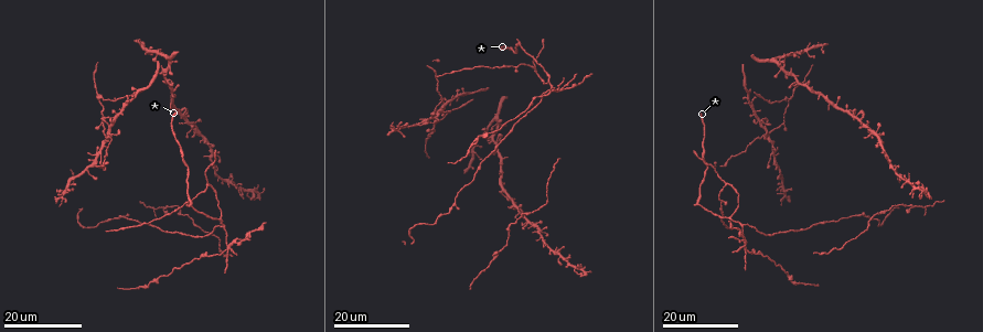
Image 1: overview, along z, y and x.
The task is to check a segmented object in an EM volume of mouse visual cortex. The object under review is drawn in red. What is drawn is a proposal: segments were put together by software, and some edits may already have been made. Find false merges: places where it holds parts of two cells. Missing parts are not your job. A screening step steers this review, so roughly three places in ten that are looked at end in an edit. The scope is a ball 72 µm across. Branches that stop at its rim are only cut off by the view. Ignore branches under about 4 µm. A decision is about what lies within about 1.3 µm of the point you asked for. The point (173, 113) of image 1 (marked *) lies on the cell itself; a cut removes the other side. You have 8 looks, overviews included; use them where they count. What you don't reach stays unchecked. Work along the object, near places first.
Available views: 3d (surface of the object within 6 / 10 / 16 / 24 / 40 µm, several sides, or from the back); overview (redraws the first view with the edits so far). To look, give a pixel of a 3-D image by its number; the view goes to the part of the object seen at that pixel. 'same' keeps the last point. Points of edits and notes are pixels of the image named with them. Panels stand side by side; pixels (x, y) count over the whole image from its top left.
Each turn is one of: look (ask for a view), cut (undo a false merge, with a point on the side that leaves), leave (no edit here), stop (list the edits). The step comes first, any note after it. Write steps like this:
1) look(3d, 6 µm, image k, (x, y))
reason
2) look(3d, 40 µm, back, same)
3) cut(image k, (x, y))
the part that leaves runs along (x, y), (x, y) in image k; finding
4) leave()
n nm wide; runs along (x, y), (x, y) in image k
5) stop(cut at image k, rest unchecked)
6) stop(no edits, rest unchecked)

look(3d, 24 µm, image 1, (206, 184))
three-way junction

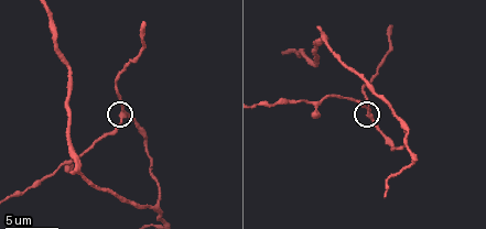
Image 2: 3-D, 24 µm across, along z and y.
look(3d, 6 µm, image 2, (120, 114))
closer look

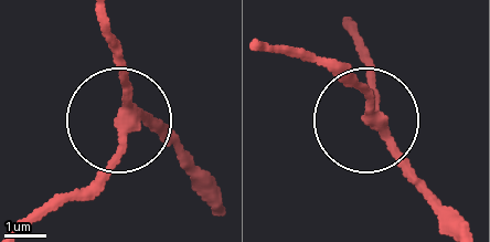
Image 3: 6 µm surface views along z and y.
look(3d, 6 µm, back, image 3, (370, 119))

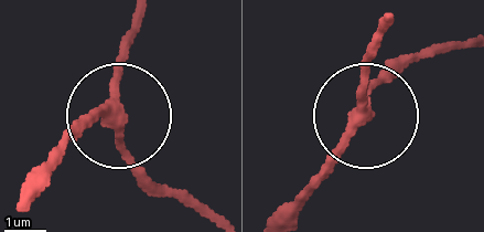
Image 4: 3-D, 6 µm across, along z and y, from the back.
leave()
runs along (282, 217), (363, 111), (374, 40) in image 4; one cell here

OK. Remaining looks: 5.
look(3d, 16 µm, image 2, (413, 159))

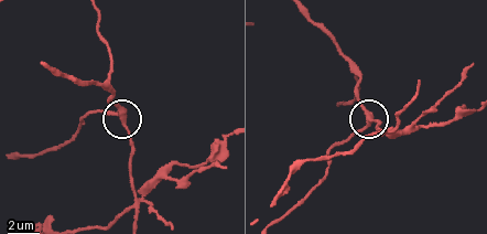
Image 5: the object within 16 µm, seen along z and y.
leave()
270 nm wide; runs along (45, 65), (111, 93), (132, 156) in image 5; continuous, no second cell

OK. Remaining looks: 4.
look(3d, 24 µm, image 1, (747, 245))
four arms meet

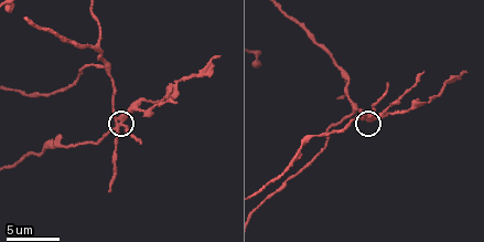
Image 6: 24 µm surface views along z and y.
look(3d, 10 µm, image 6, (123, 119))

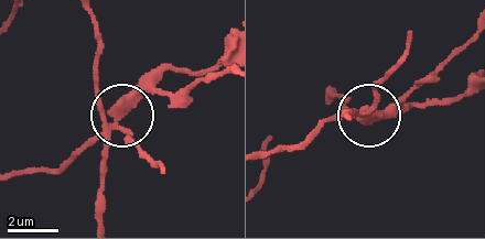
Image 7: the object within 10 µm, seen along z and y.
cut(image 7, (126, 98))
340 nm wide; the part that leaves runs along (104, 130), (55, 170), (18, 172) in image 7; a second cell is stuck on

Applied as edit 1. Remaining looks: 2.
stop(cut at image 7, rest unchecked)

